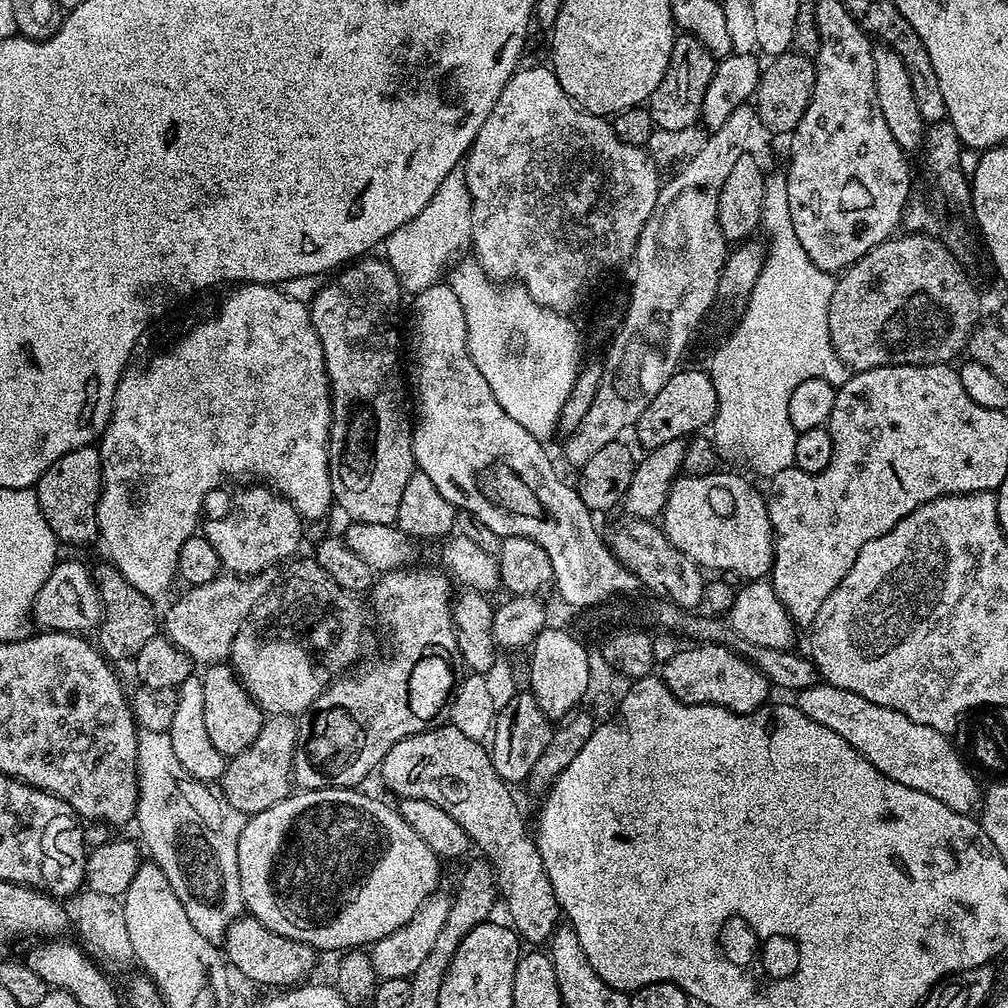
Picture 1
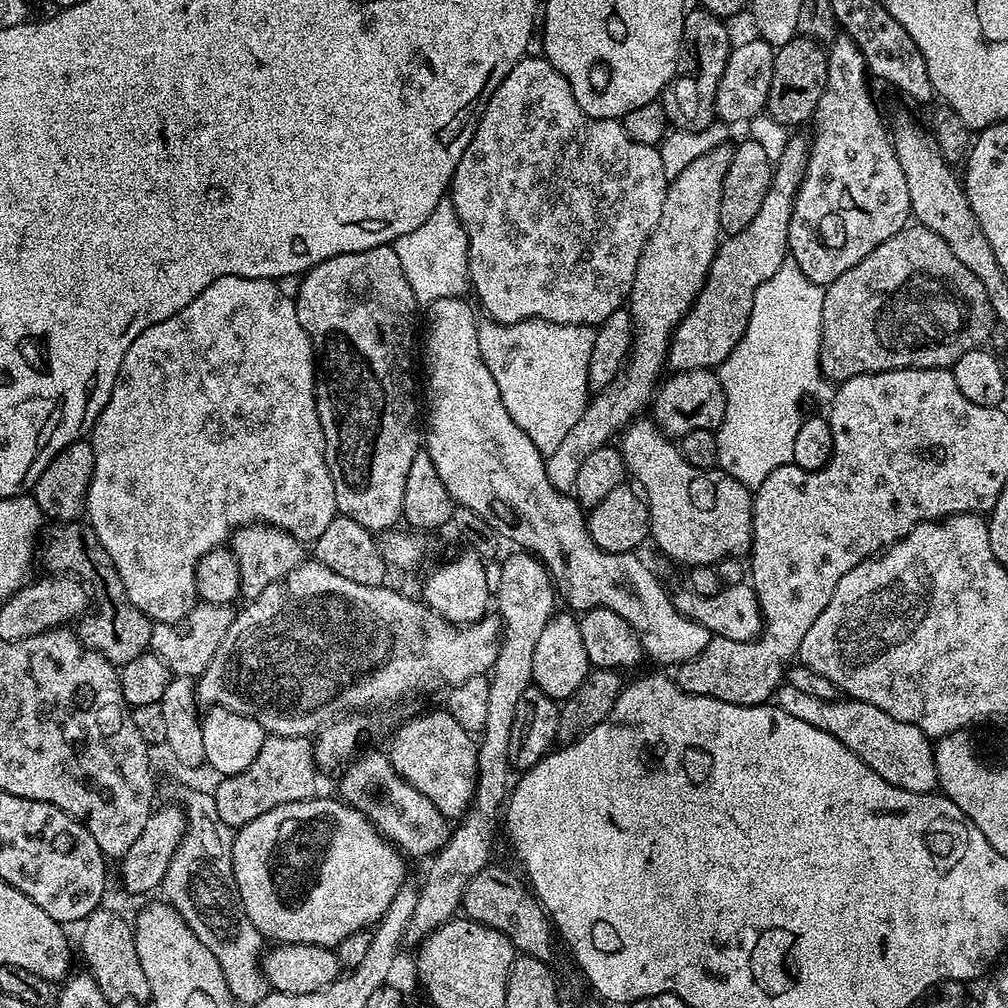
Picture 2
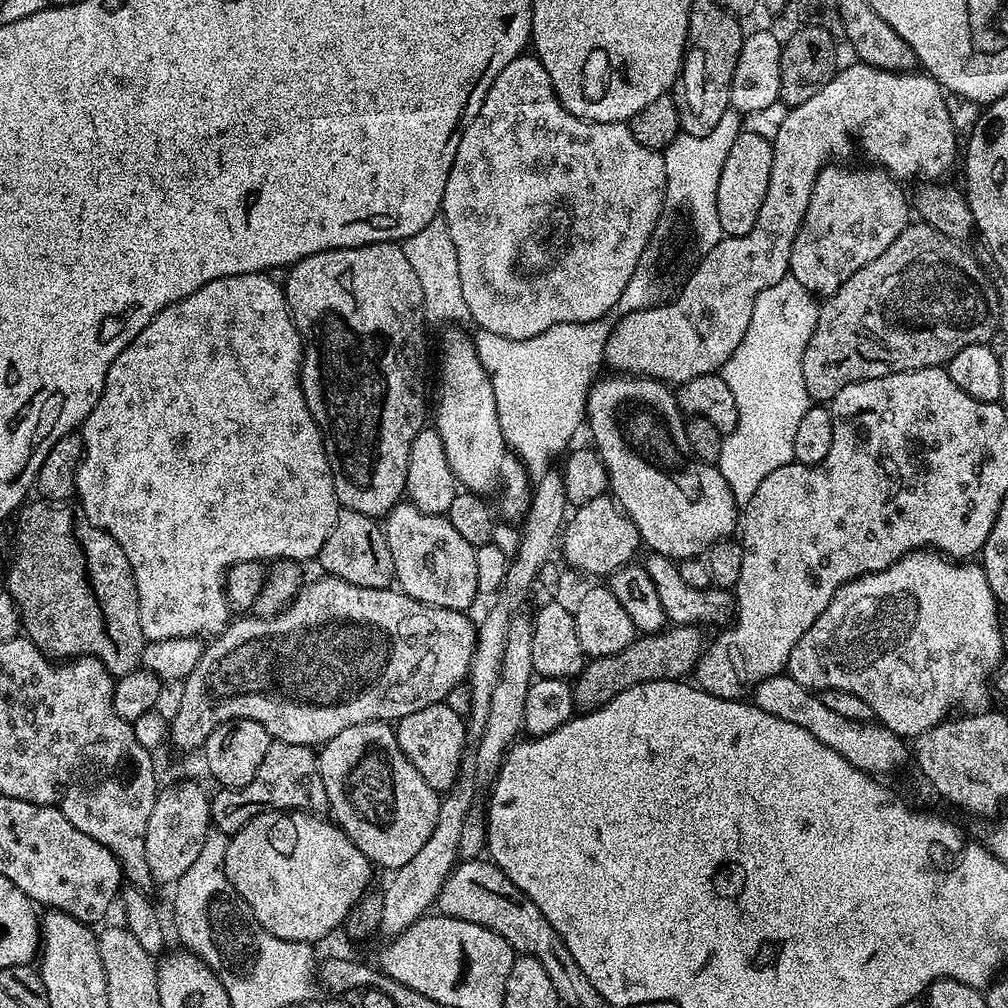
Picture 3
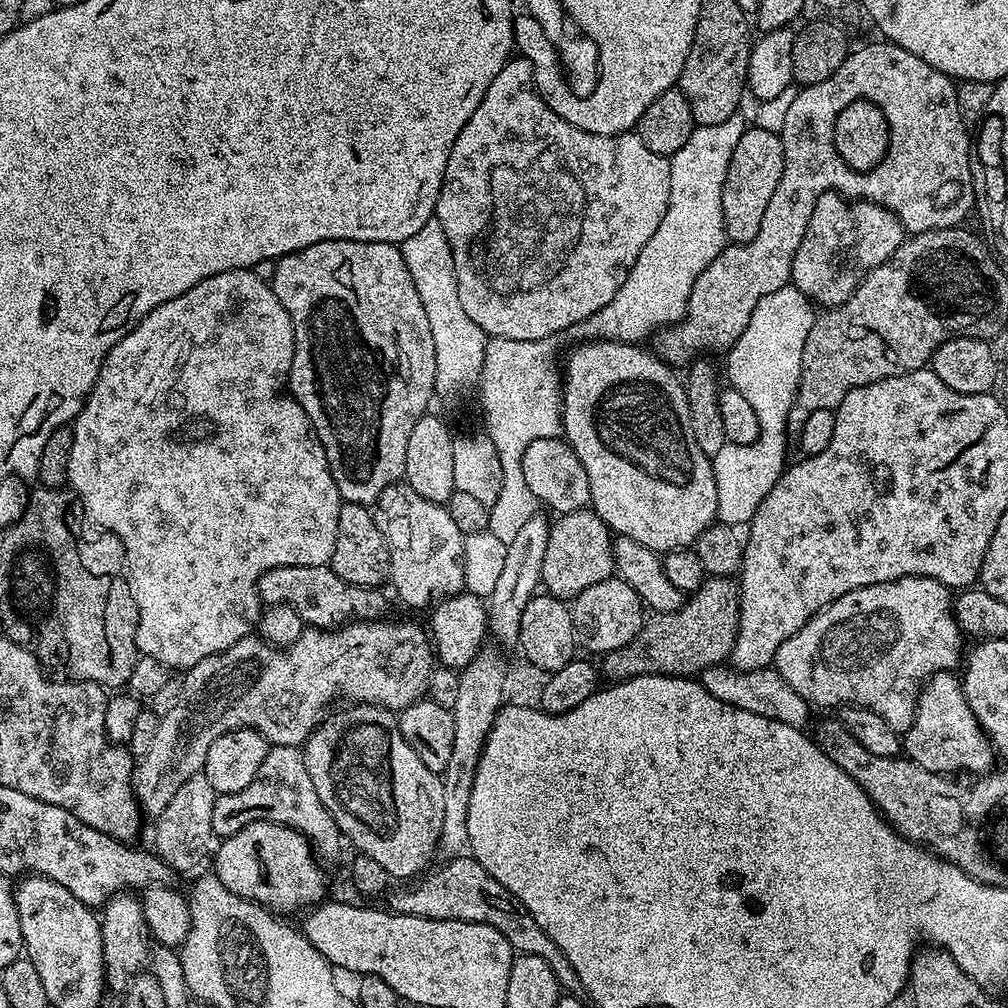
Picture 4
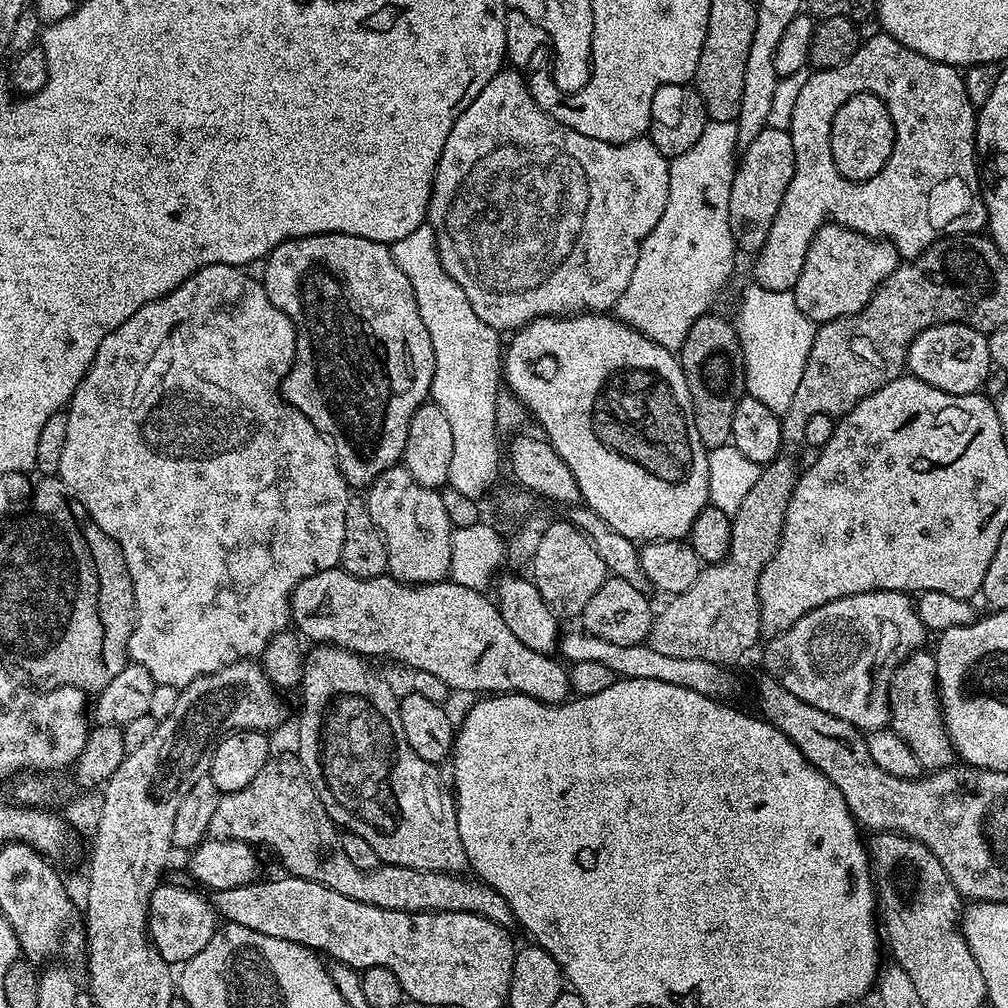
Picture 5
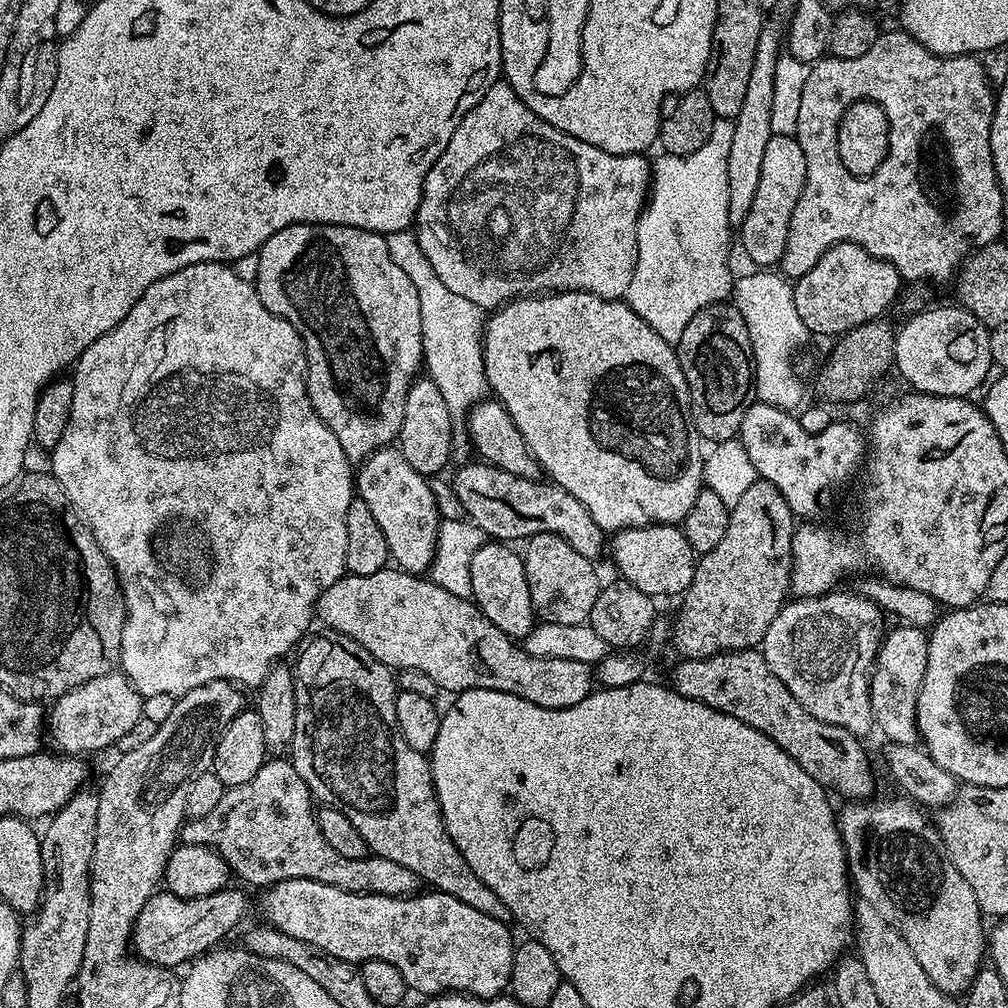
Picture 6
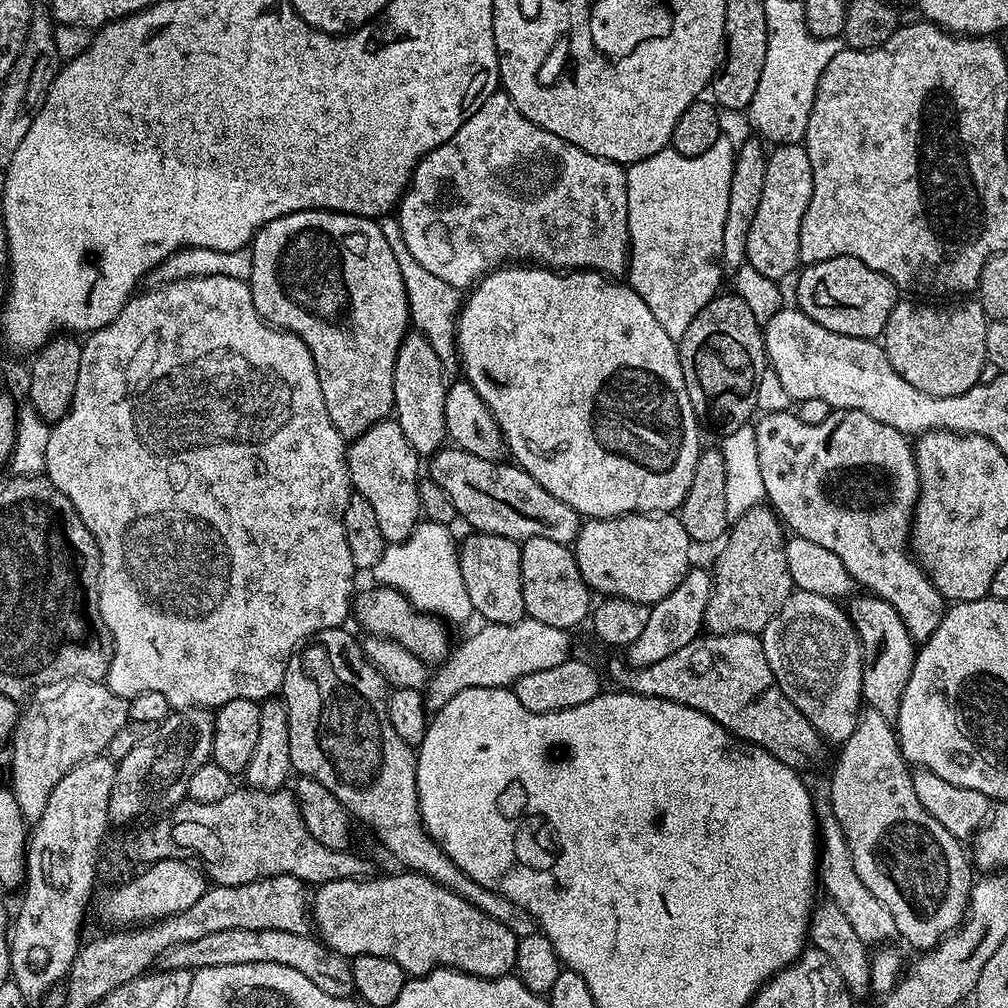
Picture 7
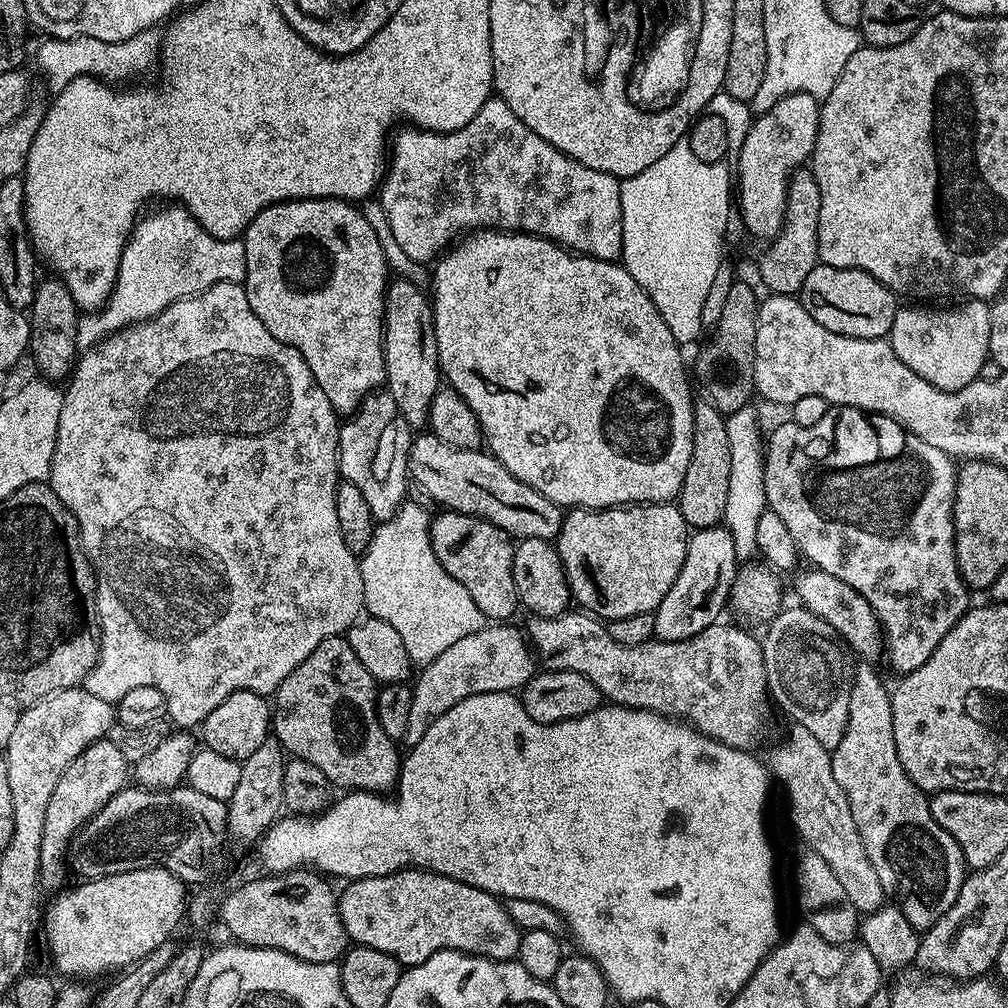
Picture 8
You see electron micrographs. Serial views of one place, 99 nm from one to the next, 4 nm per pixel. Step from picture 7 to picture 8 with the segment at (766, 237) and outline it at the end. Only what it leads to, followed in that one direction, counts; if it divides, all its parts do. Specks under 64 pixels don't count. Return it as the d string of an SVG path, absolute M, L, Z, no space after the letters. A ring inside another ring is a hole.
M797 170L788 184L788 201L784 211L784 227L767 245L764 257L758 263L762 282L769 293L778 296L796 296L802 282L806 282L806 274L814 270L818 263L818 182L811 171Z

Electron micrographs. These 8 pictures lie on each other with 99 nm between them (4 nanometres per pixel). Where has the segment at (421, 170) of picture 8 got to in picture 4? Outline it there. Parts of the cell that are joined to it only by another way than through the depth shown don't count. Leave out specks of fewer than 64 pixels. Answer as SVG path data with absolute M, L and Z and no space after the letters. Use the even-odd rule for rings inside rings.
M523 58L509 59L507 64L498 70L498 78L490 82L482 102L470 114L466 126L454 138L454 146L450 150L450 162L446 162L446 174L442 182L442 190L438 194L435 219L442 222L442 230L446 230L446 242L450 242L450 250L454 258L454 274L458 282L458 302L462 302L462 310L466 315L478 322L484 335L491 338L514 338L515 340L541 340L547 336L567 333L570 326L578 322L591 321L600 311L608 308L610 298L618 294L622 282L626 282L626 274L638 262L638 254L642 254L642 246L650 242L654 230L666 215L666 206L670 202L670 166L669 157L654 154L642 143L635 131L620 132L616 136L590 134L586 130L578 130L578 126L570 126L566 118L558 118L550 106L536 92L536 84L532 81L532 64Z

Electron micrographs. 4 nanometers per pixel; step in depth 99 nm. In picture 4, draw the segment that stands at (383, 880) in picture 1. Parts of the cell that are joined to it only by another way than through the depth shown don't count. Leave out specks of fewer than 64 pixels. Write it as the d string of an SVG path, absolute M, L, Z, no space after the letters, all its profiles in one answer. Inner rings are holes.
M255 820L242 830L238 830L232 836L225 836L219 841L216 852L216 868L214 874L234 895L241 896L243 900L251 900L252 903L261 905L273 913L296 912L299 908L311 910L325 899L328 892L328 880L324 877L321 861L308 839L298 830L287 828L281 824L275 824L269 820Z

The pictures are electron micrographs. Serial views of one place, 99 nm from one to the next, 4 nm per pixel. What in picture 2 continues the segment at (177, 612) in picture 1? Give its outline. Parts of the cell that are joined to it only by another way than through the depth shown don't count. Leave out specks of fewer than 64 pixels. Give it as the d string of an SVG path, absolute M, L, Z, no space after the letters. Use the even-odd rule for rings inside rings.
M197 603L177 624L153 623L150 651L168 667L172 676L200 677L210 658L214 658L218 646L222 646L222 638L226 638L226 630L230 630L233 615L233 609L229 605Z

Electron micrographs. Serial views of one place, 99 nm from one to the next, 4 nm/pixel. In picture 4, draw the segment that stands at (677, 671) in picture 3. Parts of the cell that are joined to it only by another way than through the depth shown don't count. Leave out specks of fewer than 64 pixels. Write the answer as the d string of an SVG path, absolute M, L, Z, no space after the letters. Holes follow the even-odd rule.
M717 576L705 579L704 585L697 592L691 593L684 604L673 612L657 612L649 615L644 621L644 628L626 646L613 652L603 653L598 668L603 679L608 682L629 680L635 676L686 676L697 674L723 665L732 655L734 638L738 634L740 617L740 590L735 579Z

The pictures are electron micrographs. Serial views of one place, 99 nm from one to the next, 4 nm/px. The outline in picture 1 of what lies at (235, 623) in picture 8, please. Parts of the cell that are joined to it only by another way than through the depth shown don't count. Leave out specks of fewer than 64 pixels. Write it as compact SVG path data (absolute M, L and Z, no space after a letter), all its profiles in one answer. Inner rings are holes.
M242 284L233 287L233 292L220 304L213 316L200 320L189 332L184 332L169 348L156 352L148 364L129 366L120 377L112 416L98 441L100 461L102 462L102 482L98 502L99 543L104 543L108 551L107 559L113 568L118 569L122 578L142 594L157 598L177 579L179 551L191 536L197 535L200 520L200 503L207 498L208 492L215 490L227 480L240 480L243 476L257 476L257 481L267 482L284 499L296 507L296 512L305 521L320 520L333 507L330 470L328 469L328 435L332 425L332 393L328 382L328 371L324 365L324 350L318 334L312 329L310 308L307 303L295 301L282 294L279 287L270 284Z

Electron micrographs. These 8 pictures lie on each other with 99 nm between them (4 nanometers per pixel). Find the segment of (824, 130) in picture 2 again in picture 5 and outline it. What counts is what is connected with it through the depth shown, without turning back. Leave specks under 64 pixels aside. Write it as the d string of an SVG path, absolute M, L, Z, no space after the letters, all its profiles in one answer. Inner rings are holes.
M831 222L822 225L814 234L802 274L798 274L794 293L798 310L816 325L822 325L843 316L853 316L870 302L878 285L902 262L900 251L887 240L867 236Z

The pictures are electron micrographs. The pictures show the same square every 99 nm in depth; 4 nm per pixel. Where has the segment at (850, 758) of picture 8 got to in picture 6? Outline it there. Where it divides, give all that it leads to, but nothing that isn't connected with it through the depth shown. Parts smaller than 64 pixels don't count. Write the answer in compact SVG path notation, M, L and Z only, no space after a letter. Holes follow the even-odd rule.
M907 798L876 799L845 803L845 808L838 812L840 837L844 843L844 853L848 856L851 883L859 899L874 906L874 910L878 910L878 914L882 914L882 918L886 918L886 922L890 922L890 926L902 934L906 946L914 950L914 958L918 958L922 970L926 970L926 978L930 978L936 989L947 996L959 997L967 993L982 967L980 959L986 956L986 928L984 932L985 921L978 898L974 898L974 890L970 890L966 878L962 878L954 862L950 862L935 823L930 822L929 817L927 820L923 816L925 813L913 801Z

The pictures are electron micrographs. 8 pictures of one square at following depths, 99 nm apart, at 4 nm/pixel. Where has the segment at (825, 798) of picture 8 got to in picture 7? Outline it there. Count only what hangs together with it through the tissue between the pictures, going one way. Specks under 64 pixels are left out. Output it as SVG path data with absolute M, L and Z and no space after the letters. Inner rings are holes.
M817 803L815 805L816 819L818 821L818 880L824 888L827 897L836 901L836 904L846 914L850 926L854 926L858 938L869 946L884 946L889 943L891 936L897 935L894 926L894 917L890 910L886 910L883 902L878 902L874 894L866 888L862 878L858 876L858 870L854 870L854 858L850 854L850 846L846 842L846 834L842 834L842 826L838 818L834 818L831 803Z

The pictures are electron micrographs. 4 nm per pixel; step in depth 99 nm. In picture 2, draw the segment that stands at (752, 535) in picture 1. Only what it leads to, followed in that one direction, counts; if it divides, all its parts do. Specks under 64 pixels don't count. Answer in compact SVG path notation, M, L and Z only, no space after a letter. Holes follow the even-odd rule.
M651 418L633 420L623 429L619 440L620 456L624 460L627 475L636 476L635 483L644 497L644 503L648 506L651 543L656 543L670 559L677 560L678 563L684 564L683 566L697 564L715 566L724 556L740 556L743 548L745 551L751 545L753 493L746 485L739 484L723 470L690 466L690 462L682 458L679 447L665 436L664 431Z

